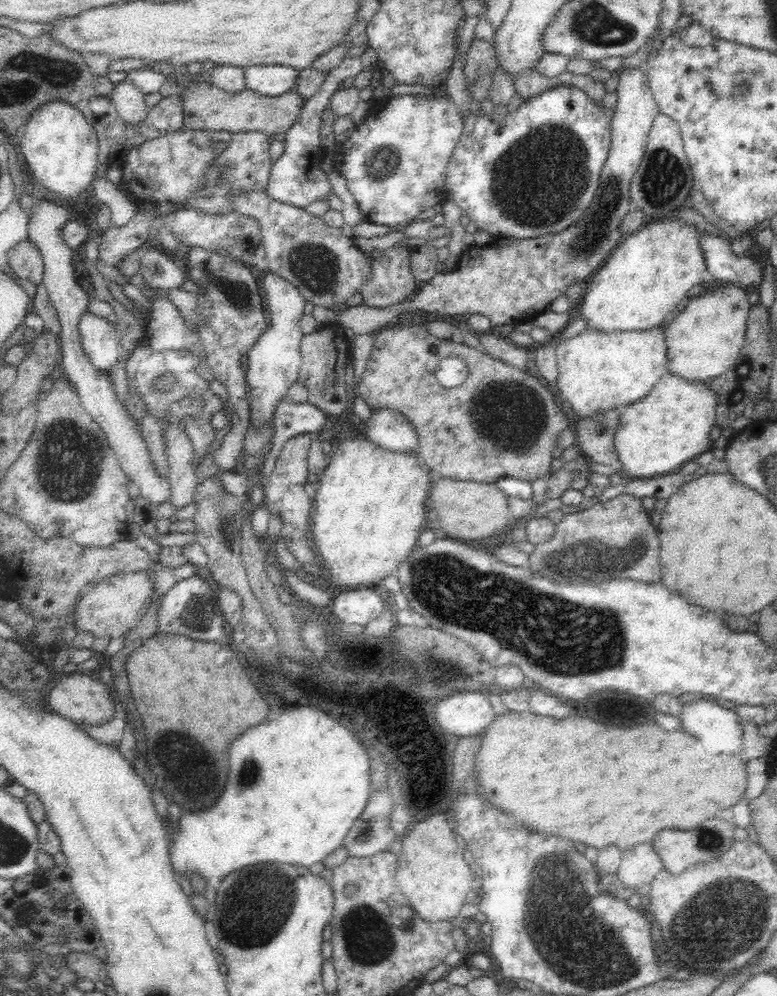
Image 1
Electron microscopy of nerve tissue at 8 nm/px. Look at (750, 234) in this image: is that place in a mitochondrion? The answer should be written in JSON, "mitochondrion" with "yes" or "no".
{"mitochondrion":"no"}

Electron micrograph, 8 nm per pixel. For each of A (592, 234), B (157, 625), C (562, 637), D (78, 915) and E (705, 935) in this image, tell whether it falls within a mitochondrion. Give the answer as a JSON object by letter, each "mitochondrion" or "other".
{"A":"mitochondrion","B":"other","C":"mitochondrion","D":"other","E":"mitochondrion"}

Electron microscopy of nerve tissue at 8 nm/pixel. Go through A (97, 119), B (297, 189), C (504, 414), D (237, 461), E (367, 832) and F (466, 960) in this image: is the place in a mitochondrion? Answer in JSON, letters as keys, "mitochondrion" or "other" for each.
{"A":"other","B":"other","C":"mitochondrion","D":"other","E":"mitochondrion","F":"other"}

